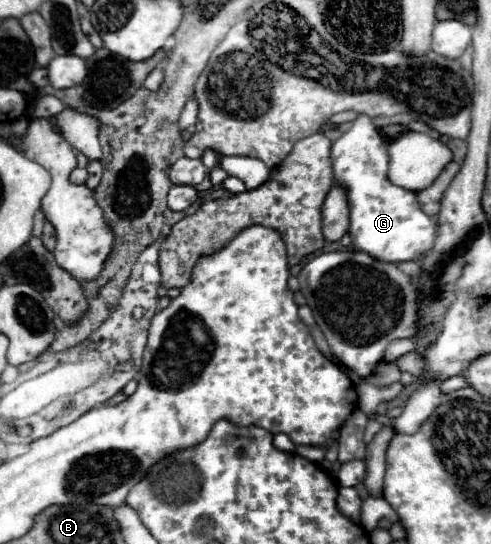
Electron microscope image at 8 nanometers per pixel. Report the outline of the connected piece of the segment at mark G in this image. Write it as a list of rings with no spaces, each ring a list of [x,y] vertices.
[[[359,115],[353,121],[351,129],[343,133],[337,141],[333,141],[331,159],[335,183],[341,185],[347,193],[351,211],[349,235],[353,239],[355,249],[365,251],[381,261],[399,263],[399,261],[415,261],[427,249],[433,247],[437,225],[429,215],[421,211],[417,193],[397,187],[387,179],[389,167],[387,141],[381,137],[371,117]]]

